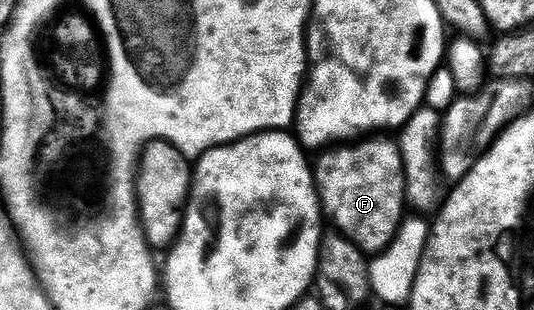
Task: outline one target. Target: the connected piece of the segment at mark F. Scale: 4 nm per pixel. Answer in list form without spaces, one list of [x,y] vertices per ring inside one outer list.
[[[365,139],[362,145],[358,143],[350,144],[348,147],[333,147],[328,151],[322,152],[318,161],[315,161],[315,180],[317,183],[317,196],[321,199],[321,208],[333,220],[332,228],[340,233],[342,237],[346,237],[348,241],[352,241],[358,250],[365,255],[376,255],[381,253],[393,242],[393,237],[397,233],[397,228],[401,226],[403,218],[406,216],[407,210],[407,194],[405,192],[405,164],[401,158],[401,151],[396,140],[393,141],[373,141],[377,139]]]

